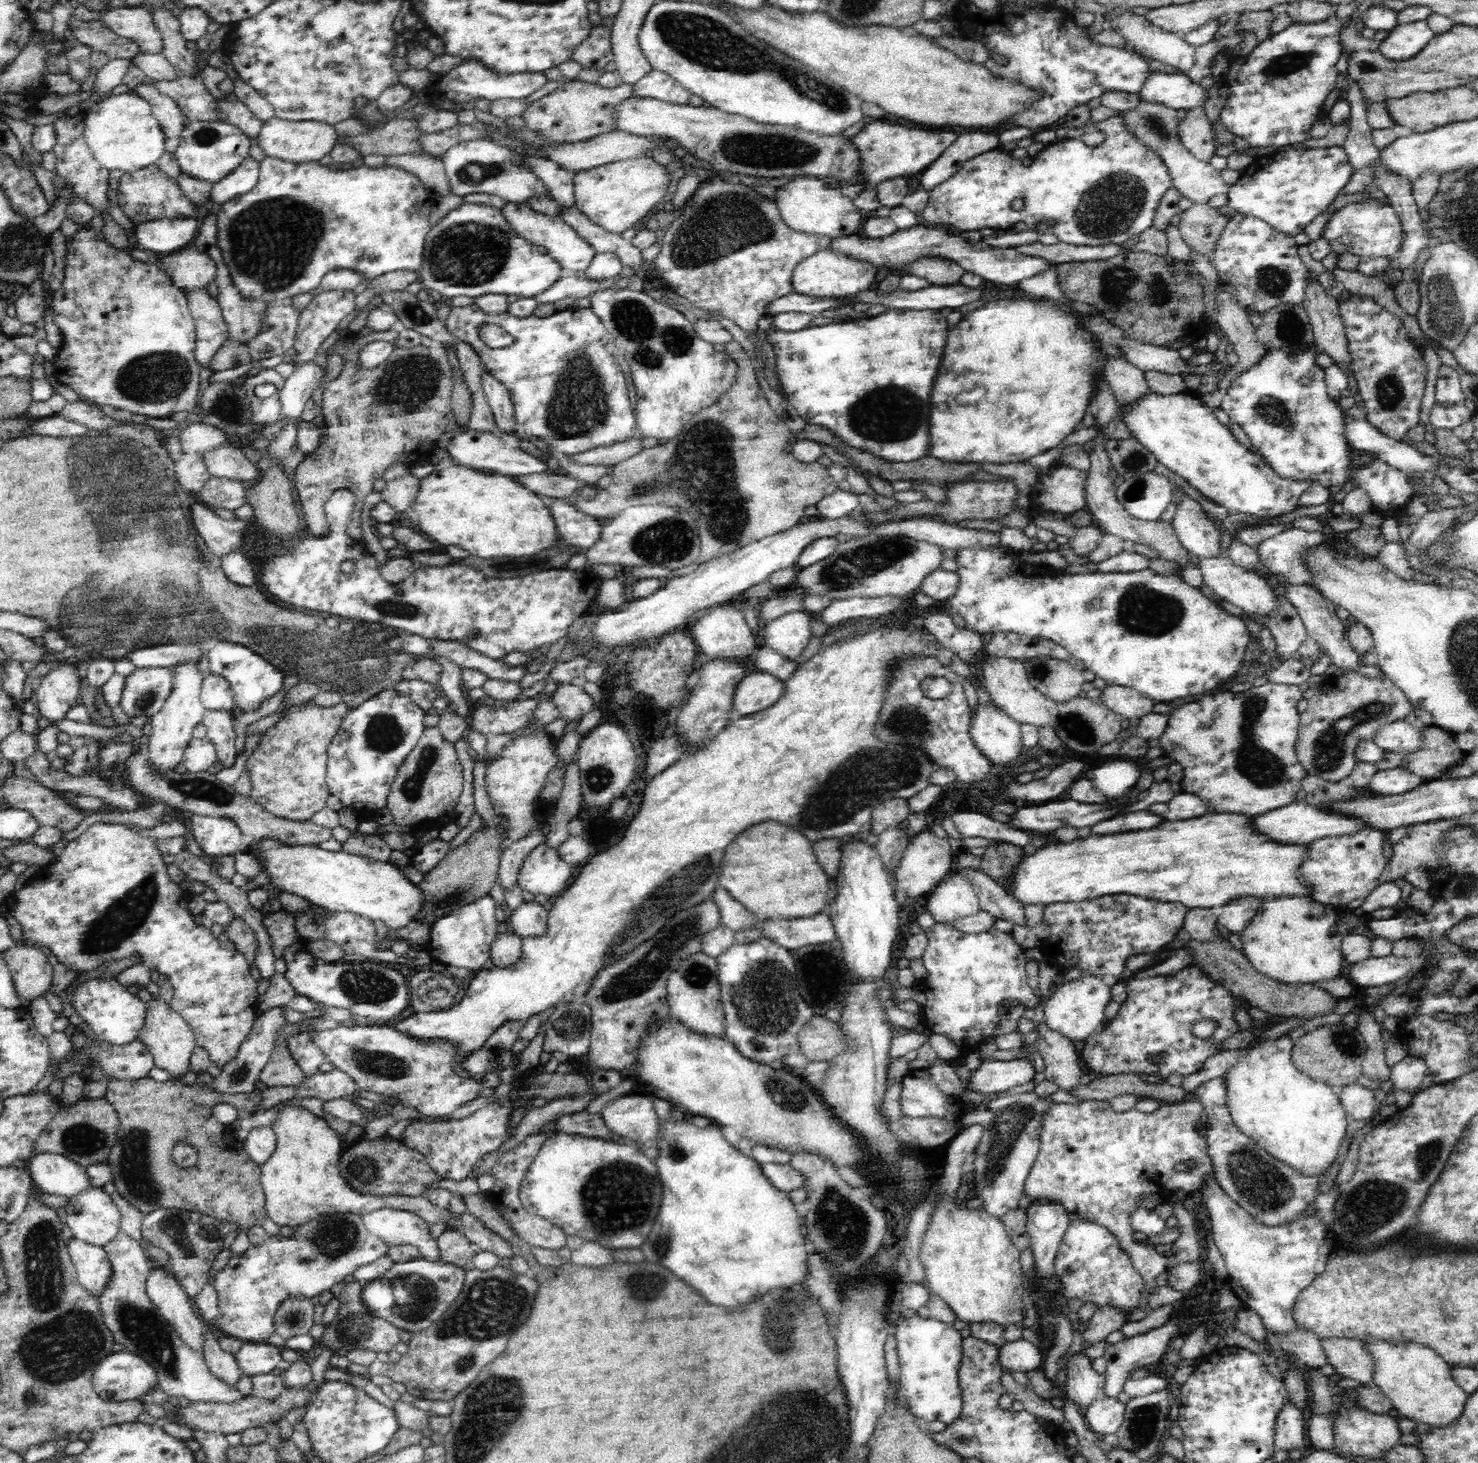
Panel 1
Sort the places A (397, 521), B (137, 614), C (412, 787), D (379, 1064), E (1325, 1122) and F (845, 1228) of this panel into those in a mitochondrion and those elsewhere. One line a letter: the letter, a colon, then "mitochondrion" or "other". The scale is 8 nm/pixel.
A: other
B: mitochondrion
C: mitochondrion
D: mitochondrion
E: other
F: mitochondrion

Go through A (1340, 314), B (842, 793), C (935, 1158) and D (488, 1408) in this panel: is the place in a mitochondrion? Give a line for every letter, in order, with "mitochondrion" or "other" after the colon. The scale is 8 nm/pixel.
A: other
B: mitochondrion
C: other
D: mitochondrion

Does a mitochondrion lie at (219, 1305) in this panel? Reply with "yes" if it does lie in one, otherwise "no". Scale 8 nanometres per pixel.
no

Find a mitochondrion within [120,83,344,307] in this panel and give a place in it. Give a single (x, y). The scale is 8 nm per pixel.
(271, 242)

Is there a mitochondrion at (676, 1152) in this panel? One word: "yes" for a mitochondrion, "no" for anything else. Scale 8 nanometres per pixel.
yes

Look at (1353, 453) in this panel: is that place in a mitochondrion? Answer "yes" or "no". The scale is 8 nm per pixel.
no

